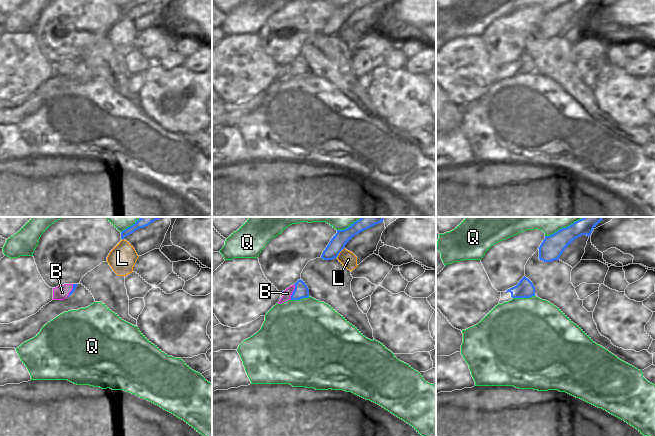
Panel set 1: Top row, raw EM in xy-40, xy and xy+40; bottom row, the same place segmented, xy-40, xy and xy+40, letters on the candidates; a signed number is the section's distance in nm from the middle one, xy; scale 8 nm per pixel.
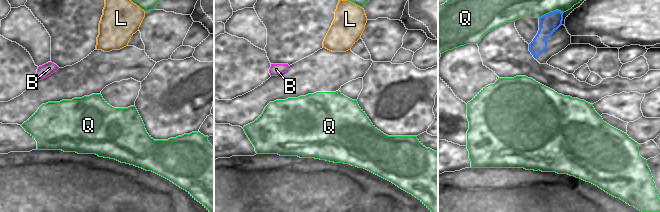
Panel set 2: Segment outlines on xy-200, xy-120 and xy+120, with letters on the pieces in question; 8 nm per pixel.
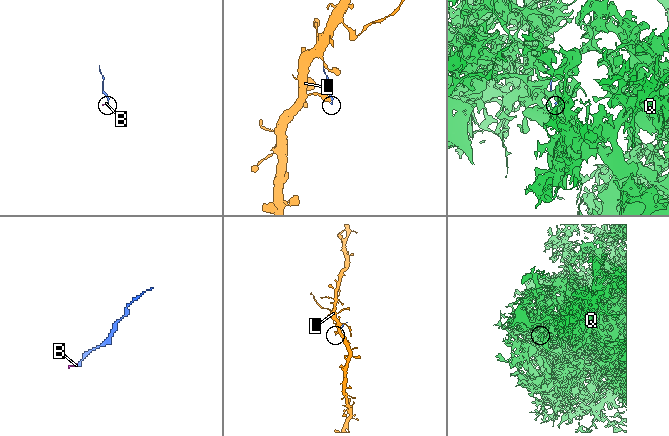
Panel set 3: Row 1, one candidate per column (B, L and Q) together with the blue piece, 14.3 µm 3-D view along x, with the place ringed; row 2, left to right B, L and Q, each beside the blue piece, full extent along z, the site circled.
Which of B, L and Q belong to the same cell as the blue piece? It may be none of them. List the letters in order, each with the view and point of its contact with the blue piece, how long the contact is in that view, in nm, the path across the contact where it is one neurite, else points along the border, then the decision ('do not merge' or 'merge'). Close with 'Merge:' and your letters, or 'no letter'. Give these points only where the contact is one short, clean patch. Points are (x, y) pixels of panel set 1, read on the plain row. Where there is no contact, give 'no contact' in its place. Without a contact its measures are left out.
B: xy (293, 68) | 130 nm | do not merge
L: xy (340, 27) | 110 nm | along xy (344, 23), (336, 33) | do not merge
Q: xy+40 (523, 73) | 180 nm | do not merge
Merge: no letter

